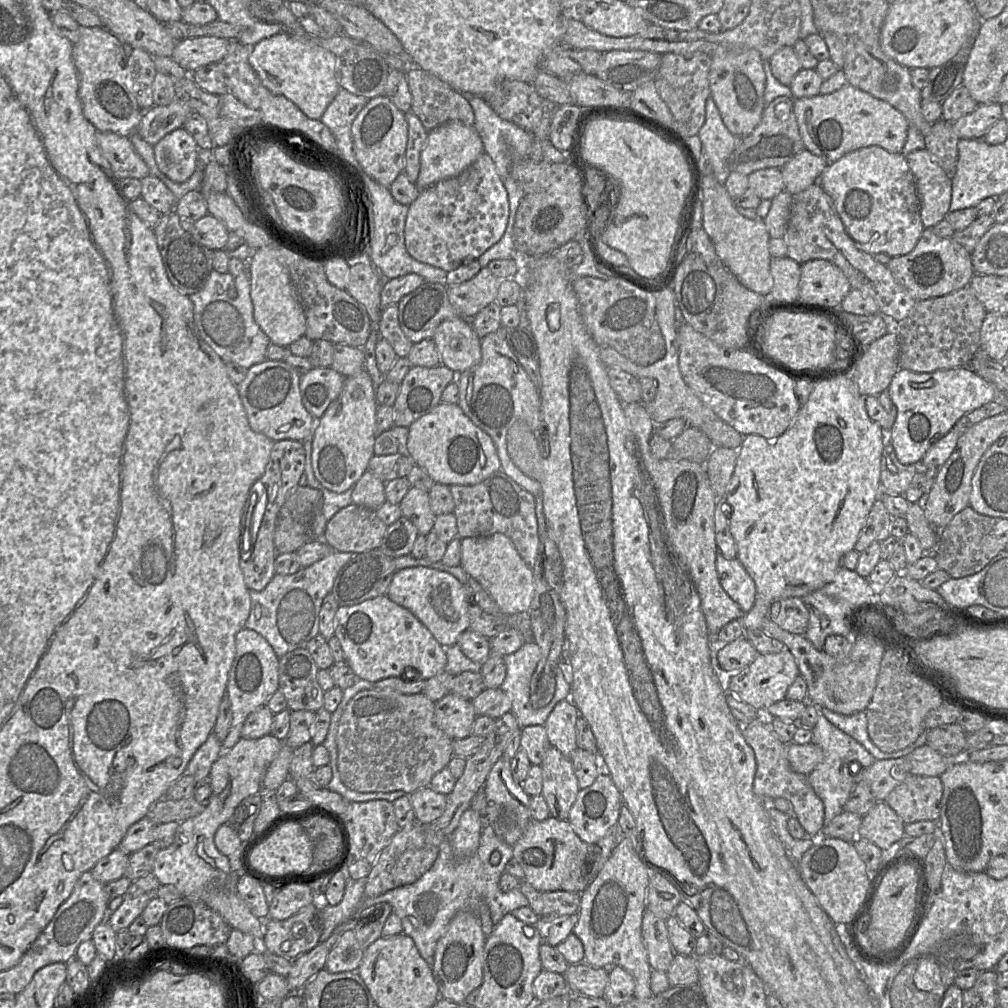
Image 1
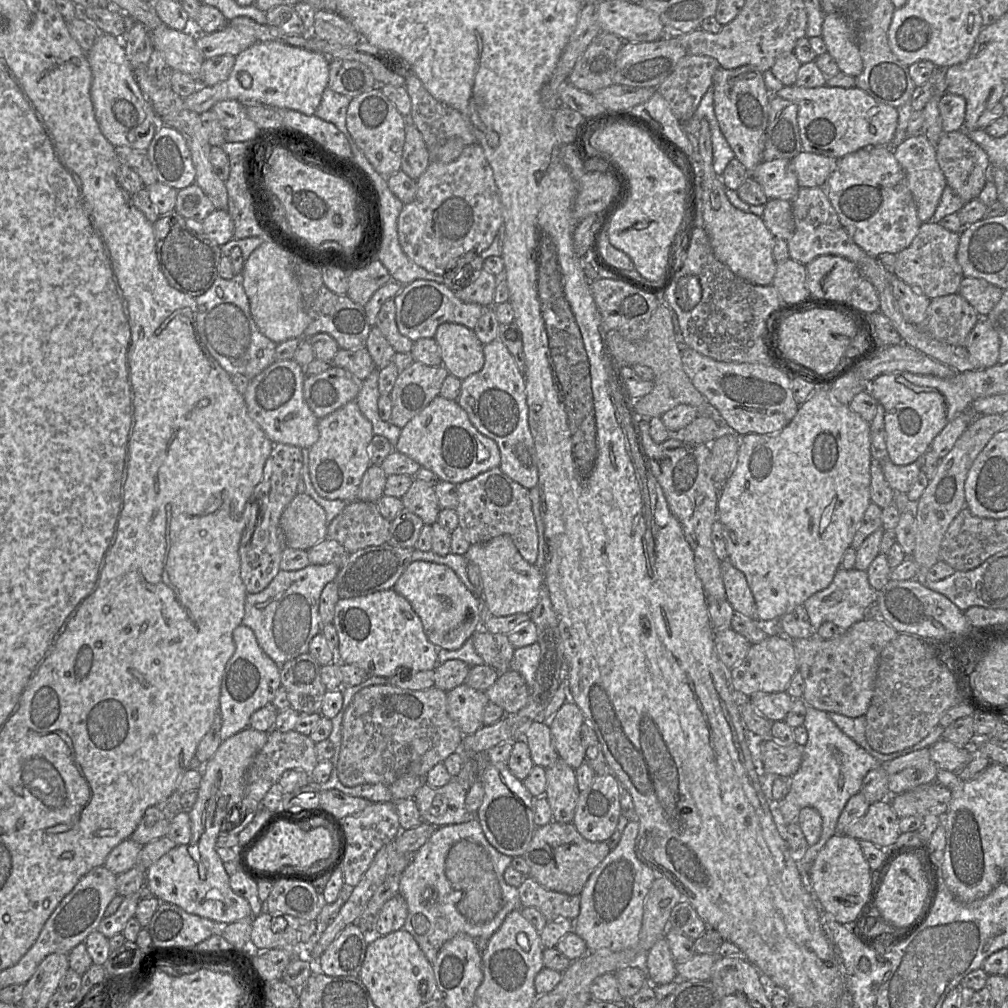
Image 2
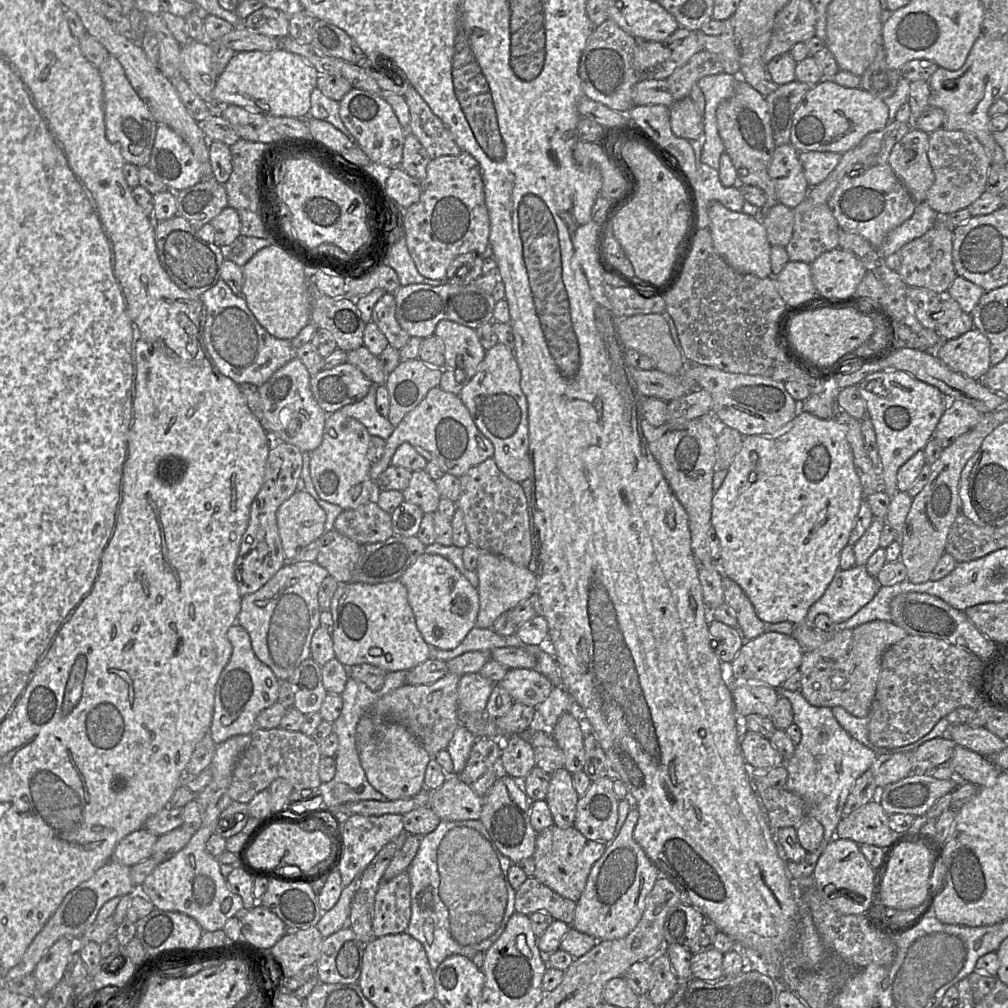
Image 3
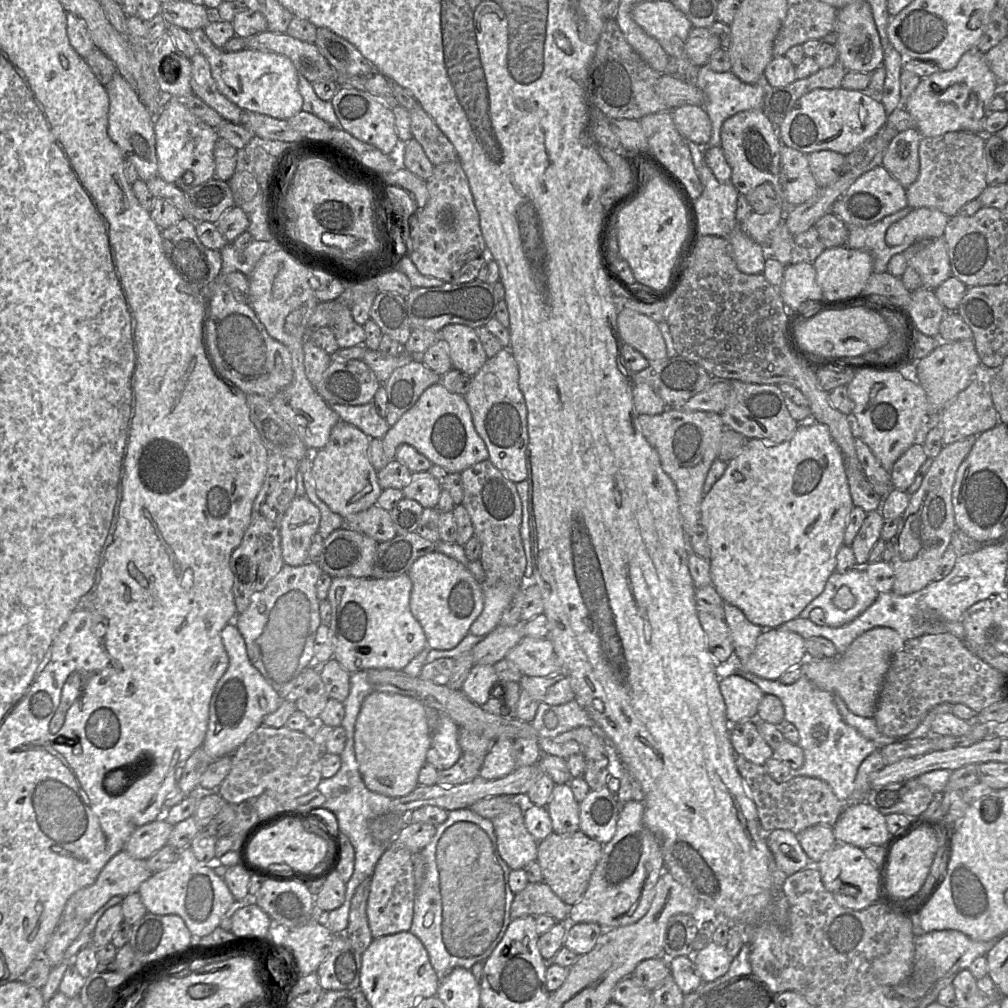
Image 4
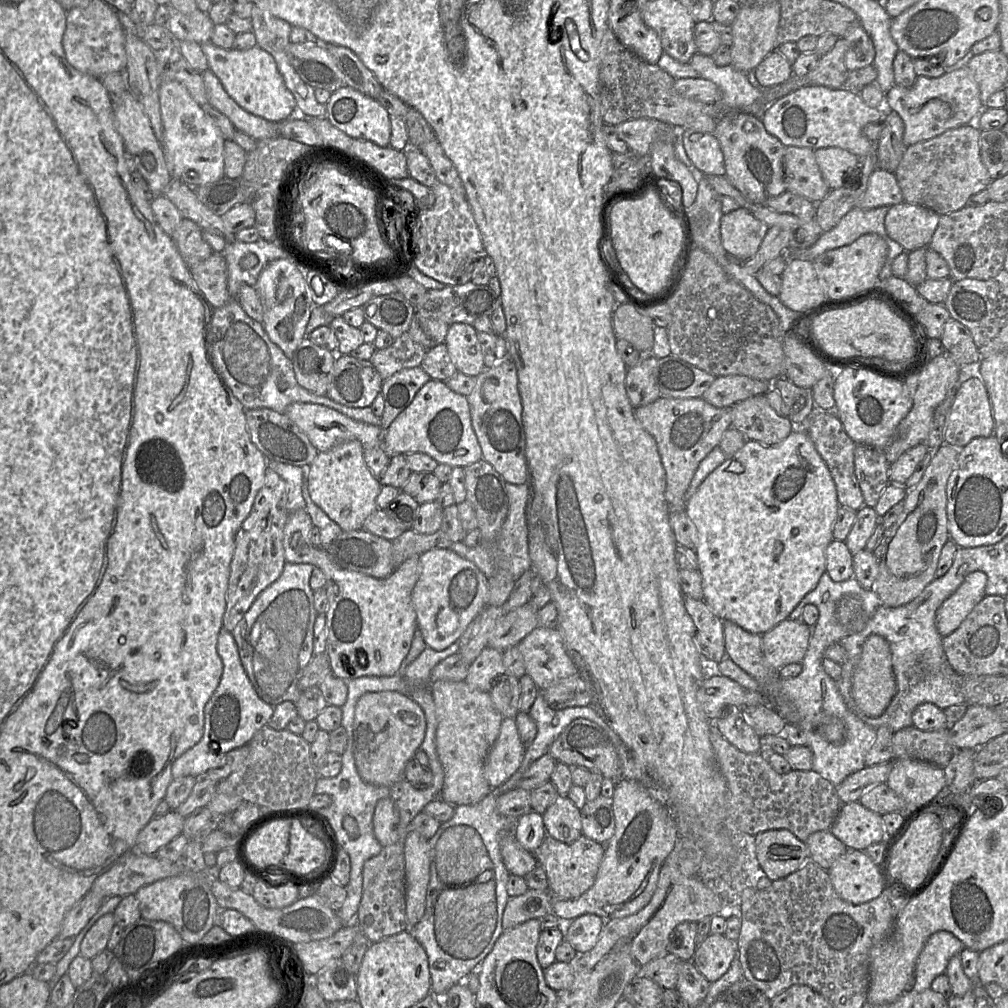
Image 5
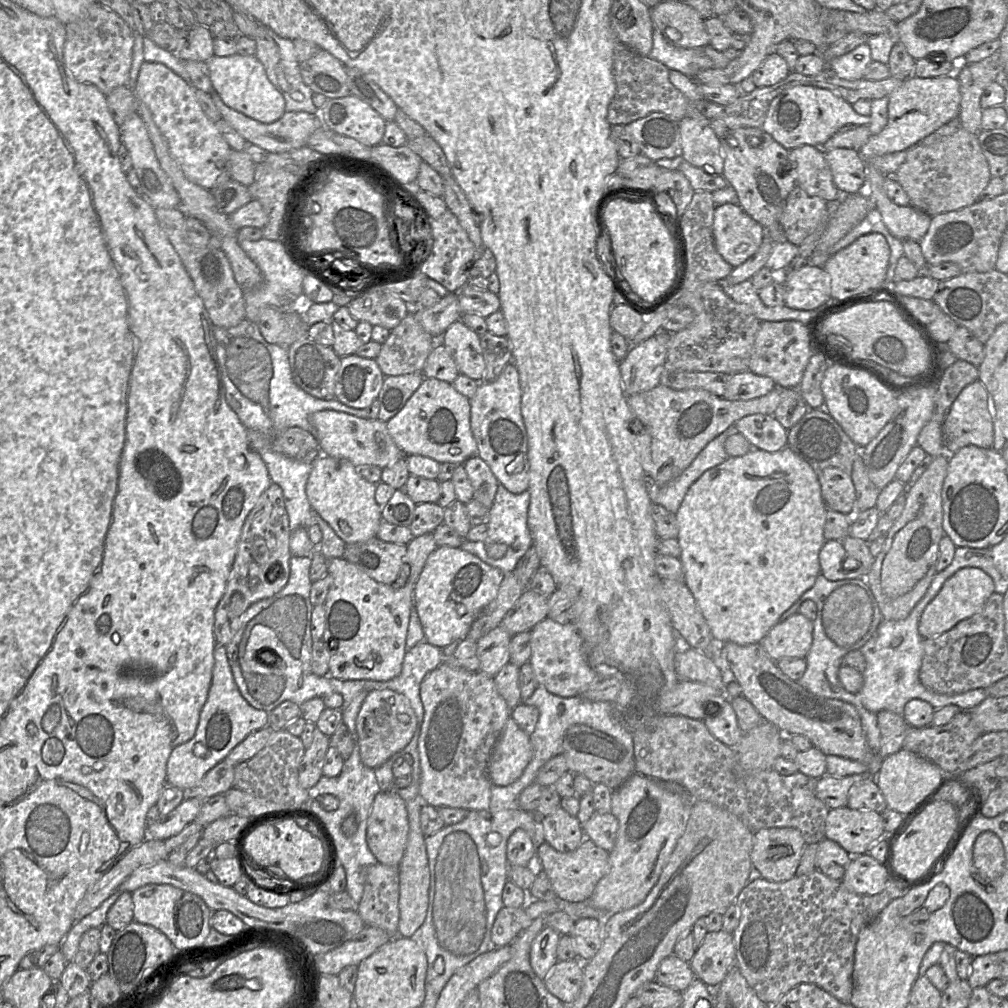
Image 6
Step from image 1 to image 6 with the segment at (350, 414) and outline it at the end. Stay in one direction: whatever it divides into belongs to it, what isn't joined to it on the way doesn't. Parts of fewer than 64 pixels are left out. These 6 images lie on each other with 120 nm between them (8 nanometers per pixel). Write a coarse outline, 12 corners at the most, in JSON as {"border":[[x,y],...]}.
{"border":[[320,455],[306,494],[346,544],[377,536],[376,484]]}

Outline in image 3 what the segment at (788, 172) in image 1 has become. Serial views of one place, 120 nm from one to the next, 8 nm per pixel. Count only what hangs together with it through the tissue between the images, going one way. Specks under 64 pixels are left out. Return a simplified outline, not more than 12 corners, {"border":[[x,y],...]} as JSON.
{"border":[[799,152],[809,187],[838,165],[838,152]]}

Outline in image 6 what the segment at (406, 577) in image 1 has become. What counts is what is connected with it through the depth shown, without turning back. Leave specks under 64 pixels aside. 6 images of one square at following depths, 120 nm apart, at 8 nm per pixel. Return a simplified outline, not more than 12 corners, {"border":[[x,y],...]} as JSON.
{"border":[[460,547],[428,556],[413,594],[424,641],[465,638],[501,570]]}

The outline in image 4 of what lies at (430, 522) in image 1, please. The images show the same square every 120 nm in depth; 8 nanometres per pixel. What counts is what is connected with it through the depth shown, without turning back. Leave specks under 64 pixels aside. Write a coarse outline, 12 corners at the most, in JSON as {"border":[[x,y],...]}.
{"border":[[430,471],[411,474],[401,489],[423,508],[435,508],[442,486]]}

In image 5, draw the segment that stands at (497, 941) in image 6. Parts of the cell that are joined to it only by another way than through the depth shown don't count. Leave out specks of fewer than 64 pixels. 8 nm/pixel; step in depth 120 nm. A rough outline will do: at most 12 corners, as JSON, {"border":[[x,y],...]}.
{"border":[[548,890],[509,897],[502,927],[509,930],[552,912]]}

